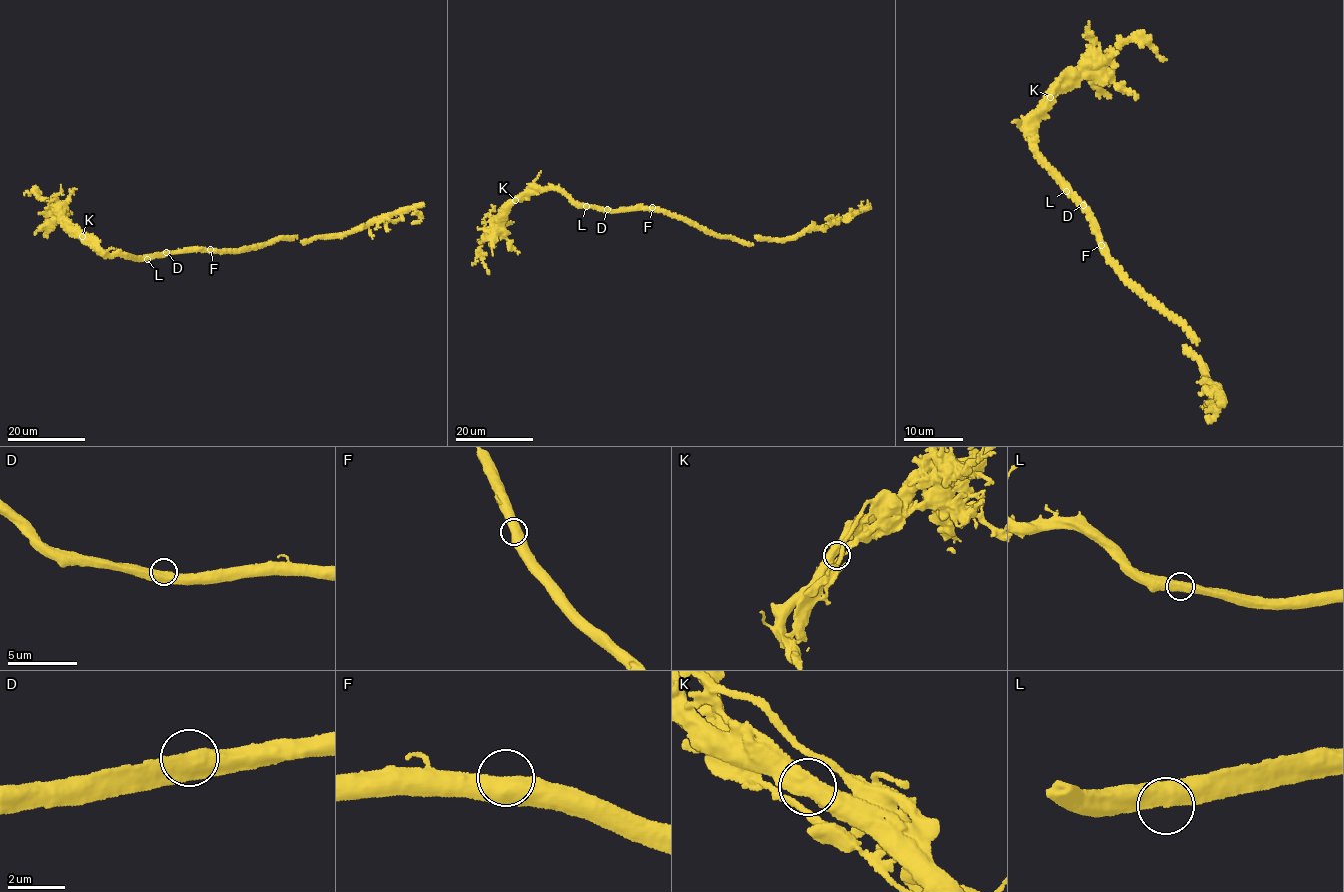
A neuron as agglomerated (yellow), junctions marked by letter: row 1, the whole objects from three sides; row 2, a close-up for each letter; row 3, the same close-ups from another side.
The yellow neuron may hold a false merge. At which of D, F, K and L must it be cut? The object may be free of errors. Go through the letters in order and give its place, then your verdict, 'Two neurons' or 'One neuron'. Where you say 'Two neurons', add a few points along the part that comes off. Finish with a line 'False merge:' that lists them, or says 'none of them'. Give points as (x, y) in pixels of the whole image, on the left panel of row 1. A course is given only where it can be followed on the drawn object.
D: Place: (166, 252). One neuron
F: Place: (210, 249). One neuron
K: Place: (82, 236). Two neurons. Course of the part to remove: (82, 236), (64, 221), (51, 199), (39, 196), (37, 190), (35, 198)
L: Place: (147, 259). One neuron
False merge: K

